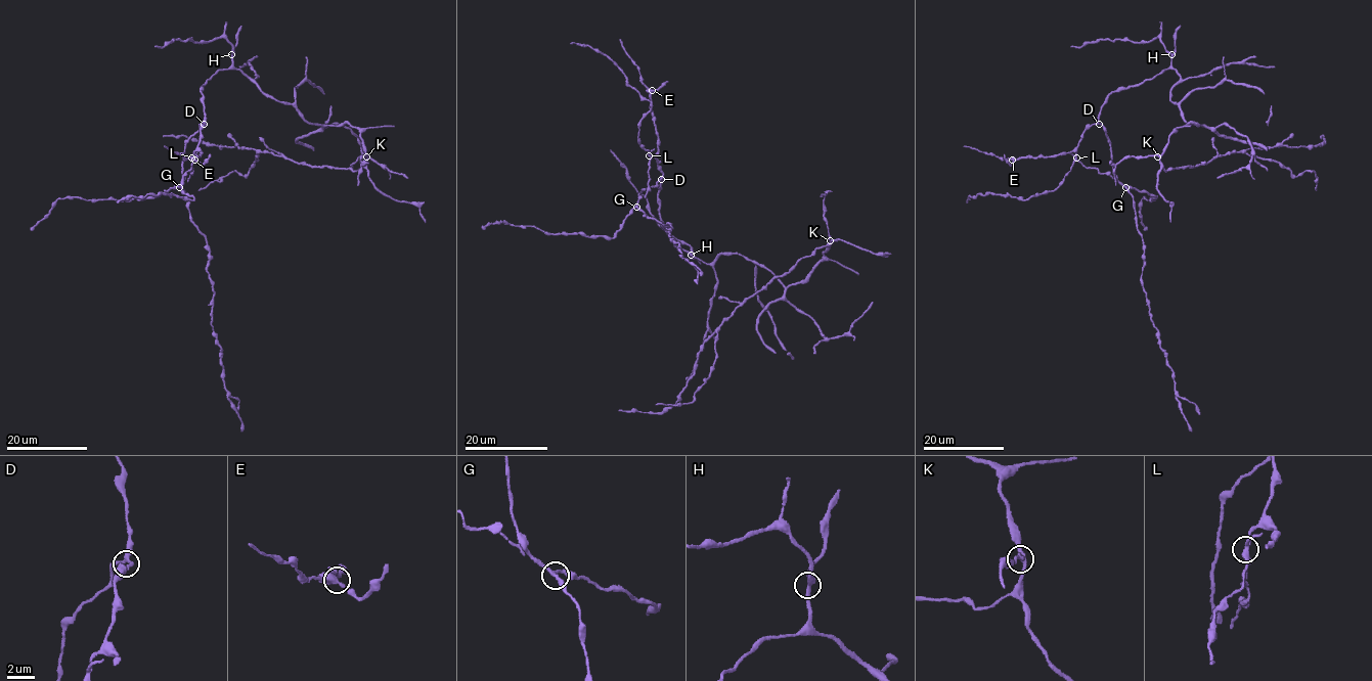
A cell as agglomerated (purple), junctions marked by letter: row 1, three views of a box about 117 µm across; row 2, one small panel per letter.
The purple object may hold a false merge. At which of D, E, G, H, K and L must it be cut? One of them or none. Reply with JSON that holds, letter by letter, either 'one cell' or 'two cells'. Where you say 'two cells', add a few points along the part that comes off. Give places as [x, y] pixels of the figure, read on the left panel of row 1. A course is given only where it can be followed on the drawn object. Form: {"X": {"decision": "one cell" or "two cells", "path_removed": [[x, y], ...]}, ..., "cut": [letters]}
{"D": {"decision": "one cell"}, "E": {"decision": "one cell"}, "G": {"decision": "one cell"}, "H": {"decision": "one cell"}, "K": {"decision": "one cell"}, "L": {"decision": "two cells", "path_removed": [[191, 157], [192, 171], [187, 181]]}, "cut": ["L"]}

